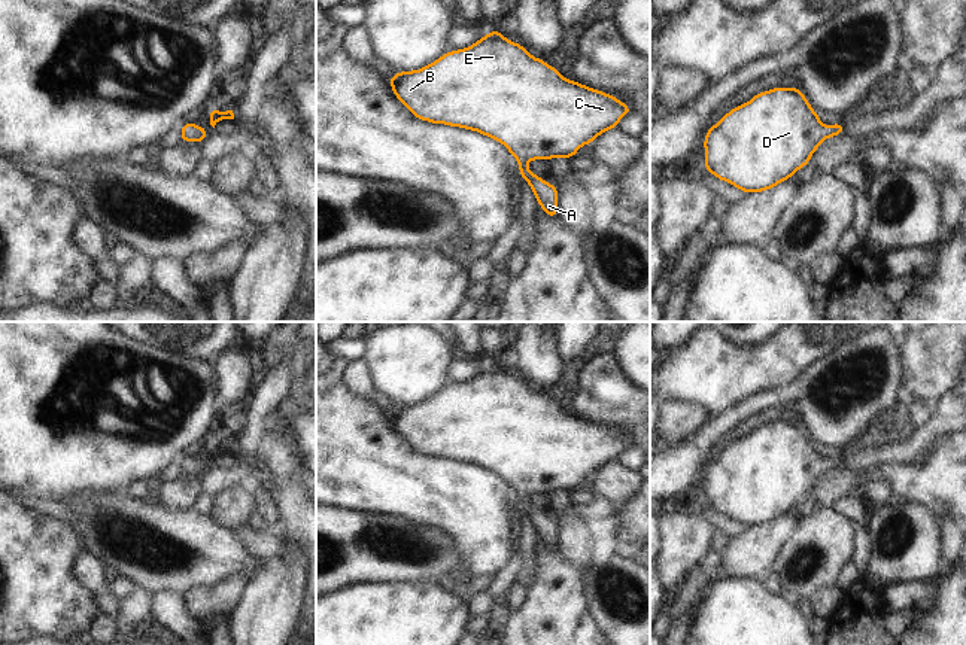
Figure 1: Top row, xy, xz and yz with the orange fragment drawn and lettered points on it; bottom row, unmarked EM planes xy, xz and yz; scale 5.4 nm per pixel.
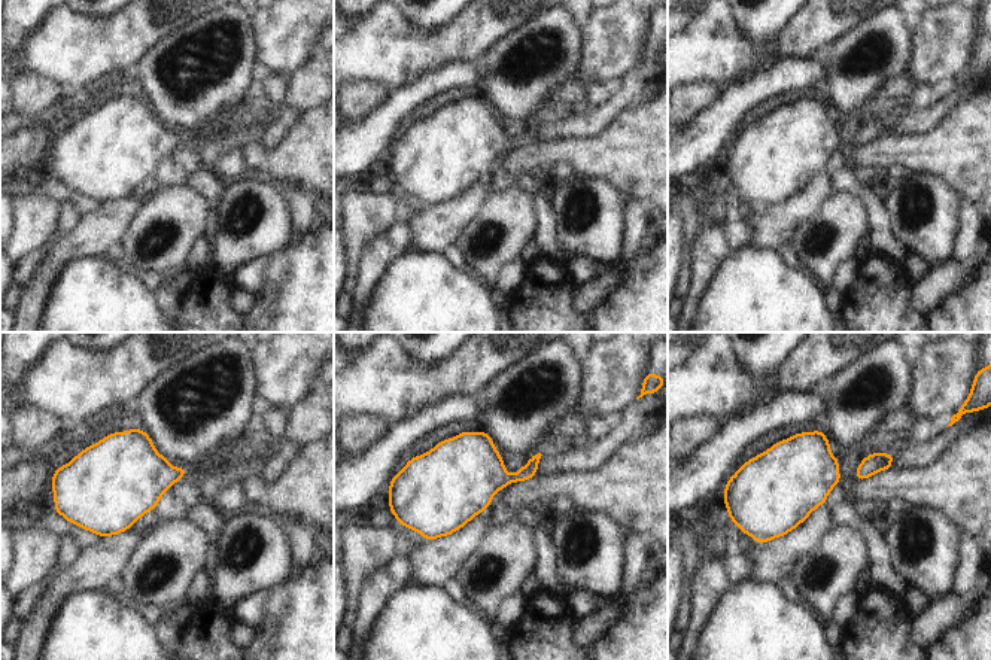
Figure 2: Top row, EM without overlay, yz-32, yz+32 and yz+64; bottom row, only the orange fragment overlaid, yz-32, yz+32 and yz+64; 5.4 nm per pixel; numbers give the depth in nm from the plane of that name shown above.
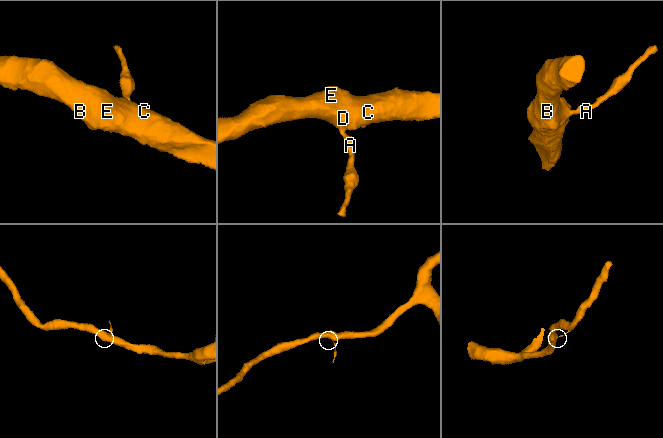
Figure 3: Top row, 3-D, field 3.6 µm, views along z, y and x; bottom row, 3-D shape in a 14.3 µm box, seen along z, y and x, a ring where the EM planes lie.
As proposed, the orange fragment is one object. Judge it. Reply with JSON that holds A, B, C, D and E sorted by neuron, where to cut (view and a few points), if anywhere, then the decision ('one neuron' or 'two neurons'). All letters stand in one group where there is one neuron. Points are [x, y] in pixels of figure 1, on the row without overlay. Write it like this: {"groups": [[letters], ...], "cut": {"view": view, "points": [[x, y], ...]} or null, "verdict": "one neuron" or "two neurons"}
{"groups": [["A", "B", "C", "D", "E"]], "cut": null, "verdict": "one neuron"}

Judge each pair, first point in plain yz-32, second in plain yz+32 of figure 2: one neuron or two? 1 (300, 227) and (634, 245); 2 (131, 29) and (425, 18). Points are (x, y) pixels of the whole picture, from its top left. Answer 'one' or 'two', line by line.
1: one
2: two

